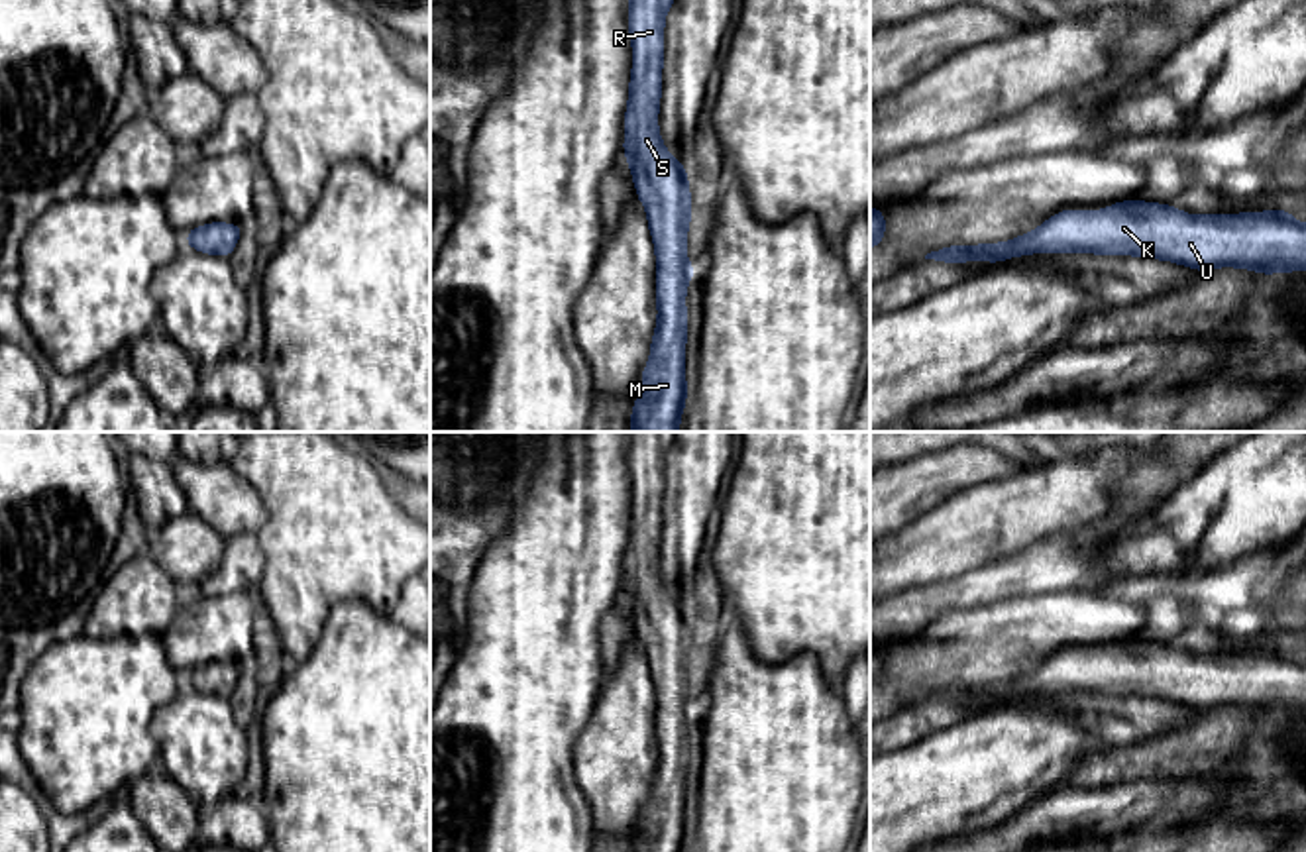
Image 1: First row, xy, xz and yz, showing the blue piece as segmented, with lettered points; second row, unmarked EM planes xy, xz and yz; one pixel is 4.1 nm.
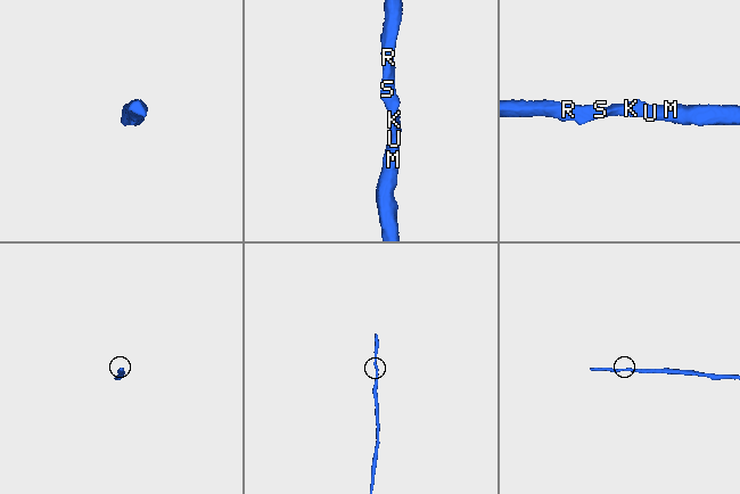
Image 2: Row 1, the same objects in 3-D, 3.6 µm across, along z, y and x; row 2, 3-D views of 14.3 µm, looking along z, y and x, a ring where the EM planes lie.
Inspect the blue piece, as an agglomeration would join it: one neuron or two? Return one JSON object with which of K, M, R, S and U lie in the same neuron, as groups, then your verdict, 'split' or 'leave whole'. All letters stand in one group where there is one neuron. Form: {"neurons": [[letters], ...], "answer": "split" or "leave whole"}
{"neurons": [["K", "M", "R", "S", "U"]], "answer": "leave whole"}

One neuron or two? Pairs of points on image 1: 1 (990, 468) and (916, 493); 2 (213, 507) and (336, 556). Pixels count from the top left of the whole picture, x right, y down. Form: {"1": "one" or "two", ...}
{"1": "one", "2": "two"}

